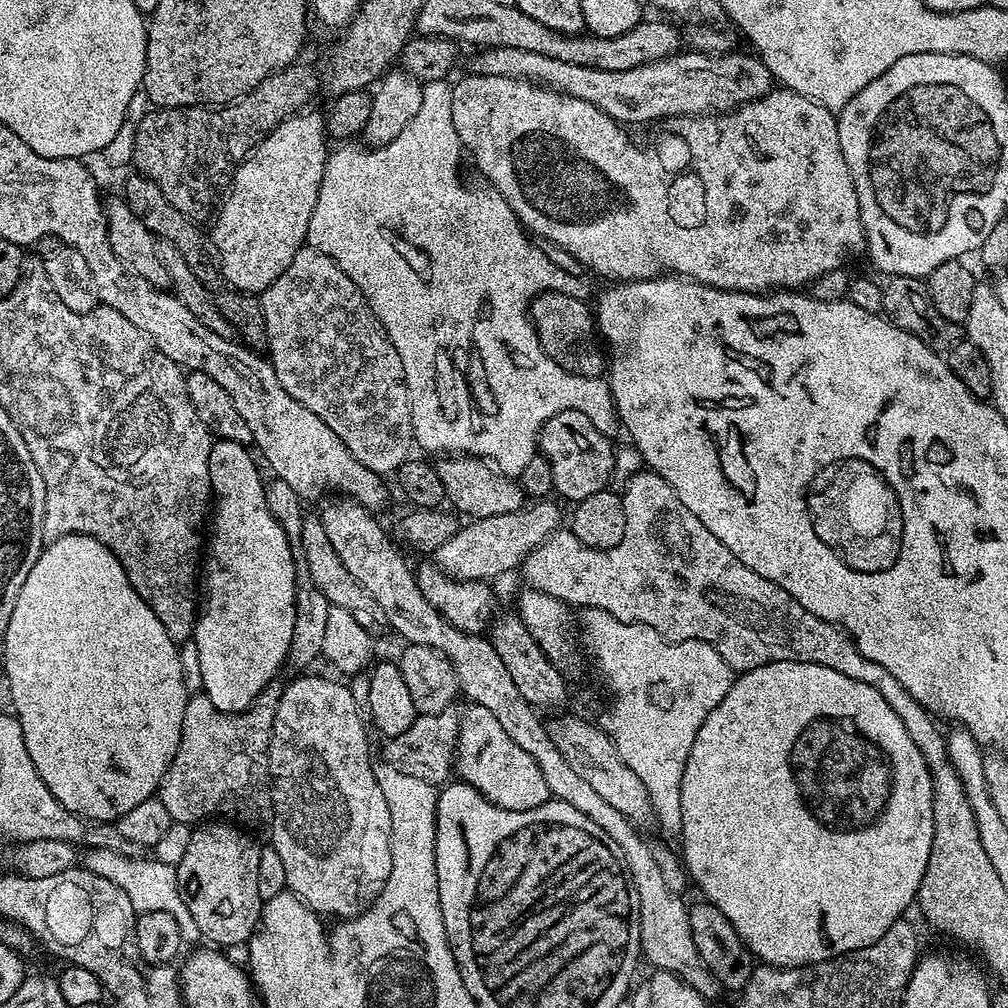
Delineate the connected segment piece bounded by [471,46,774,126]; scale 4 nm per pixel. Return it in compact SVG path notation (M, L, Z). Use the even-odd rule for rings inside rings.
M484 46L473 58L471 71L478 76L510 76L516 80L531 80L533 84L582 98L621 125L629 126L678 116L723 114L771 92L774 81L759 55L747 56L744 52L736 51L713 54L684 50L667 60L650 62L634 70L611 72L562 62L558 58L546 58L546 54L534 54L534 50L514 46Z

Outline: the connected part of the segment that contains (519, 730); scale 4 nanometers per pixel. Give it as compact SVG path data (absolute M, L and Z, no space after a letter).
M332 498L328 502L329 504L324 509L319 509L318 512L322 526L326 526L326 534L329 535L338 558L342 558L342 566L346 566L346 570L350 570L350 574L354 574L357 582L366 590L370 590L370 594L374 594L378 606L382 606L387 627L389 629L392 627L408 644L426 646L433 648L435 652L441 652L454 666L457 689L463 695L465 692L471 703L486 706L486 710L490 710L490 714L494 714L494 718L498 718L502 730L506 730L506 734L510 734L514 746L526 750L526 754L530 754L534 758L534 762L538 762L538 770L542 770L542 778L546 778L549 797L562 802L570 802L570 806L574 806L574 810L582 810L582 814L586 814L592 822L598 822L598 826L602 826L602 830L606 830L606 834L610 834L610 838L614 838L614 842L618 842L628 863L628 875L632 877L632 887L636 889L636 897L640 900L640 950L643 959L649 960L653 964L651 966L653 969L673 972L674 975L681 976L689 986L698 990L698 994L703 996L705 1001L712 1002L716 995L721 995L720 985L712 977L710 970L706 970L706 966L698 954L698 946L694 946L694 936L690 934L688 918L689 905L683 904L679 895L669 893L663 878L660 877L659 867L654 863L650 852L648 856L639 834L636 833L639 831L634 827L632 821L618 810L614 810L614 806L610 806L610 802L606 802L606 798L599 796L598 790L594 790L594 786L590 786L590 782L584 781L570 767L570 762L566 758L562 758L562 752L554 746L554 742L548 734L545 721L540 721L541 713L522 696L521 691L514 684L514 679L510 678L510 674L506 672L505 663L499 658L491 639L480 634L458 630L458 626L446 622L446 618L442 618L438 614L438 610L434 610L434 606L430 606L430 602L426 602L414 572L408 569L407 562L392 549L393 541L390 536L390 541L388 541L383 526L372 517L375 515L369 509L363 508L360 504L347 498Z

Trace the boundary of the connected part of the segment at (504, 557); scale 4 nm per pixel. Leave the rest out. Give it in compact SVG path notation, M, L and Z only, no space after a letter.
M548 498L532 502L510 514L494 514L490 518L465 523L434 553L435 567L453 580L478 580L492 582L495 576L515 573L524 559L553 532L561 527L560 508Z

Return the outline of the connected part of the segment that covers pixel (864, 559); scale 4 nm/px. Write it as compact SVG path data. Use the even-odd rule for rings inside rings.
M836 456L836 460L828 460L828 464L820 464L816 472L812 472L812 480L804 484L804 492L800 492L800 500L804 500L804 516L808 516L808 528L812 528L812 536L824 544L832 556L836 556L839 564L844 564L848 572L881 572L891 570L900 565L902 555L902 502L900 492L896 492L896 484L884 476L884 468L872 464L872 460L864 460L864 456Z

